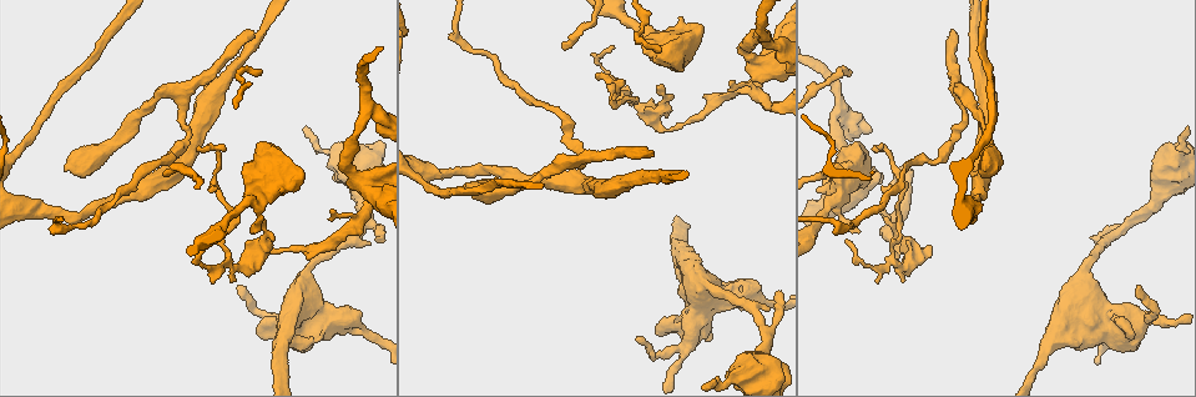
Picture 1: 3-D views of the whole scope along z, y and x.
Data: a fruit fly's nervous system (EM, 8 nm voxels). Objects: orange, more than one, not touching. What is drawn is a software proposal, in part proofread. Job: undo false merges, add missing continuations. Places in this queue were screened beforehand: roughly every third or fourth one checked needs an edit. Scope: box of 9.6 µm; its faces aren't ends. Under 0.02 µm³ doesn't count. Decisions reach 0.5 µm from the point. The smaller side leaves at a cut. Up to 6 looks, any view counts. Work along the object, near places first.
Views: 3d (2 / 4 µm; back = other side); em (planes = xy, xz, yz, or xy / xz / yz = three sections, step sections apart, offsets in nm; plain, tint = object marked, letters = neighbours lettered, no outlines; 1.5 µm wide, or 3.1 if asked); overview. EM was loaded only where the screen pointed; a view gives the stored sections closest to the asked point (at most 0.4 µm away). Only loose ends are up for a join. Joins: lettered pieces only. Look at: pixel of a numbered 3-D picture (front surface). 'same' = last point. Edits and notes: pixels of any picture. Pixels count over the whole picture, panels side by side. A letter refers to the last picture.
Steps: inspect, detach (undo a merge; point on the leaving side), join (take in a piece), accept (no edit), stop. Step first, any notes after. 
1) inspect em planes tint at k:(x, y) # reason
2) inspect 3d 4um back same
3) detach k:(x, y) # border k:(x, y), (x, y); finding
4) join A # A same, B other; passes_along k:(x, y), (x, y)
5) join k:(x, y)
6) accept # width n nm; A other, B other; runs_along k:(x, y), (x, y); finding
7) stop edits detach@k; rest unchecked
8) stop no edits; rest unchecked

inspect em xy step 8 tint at 1:(249, 232) # thin end

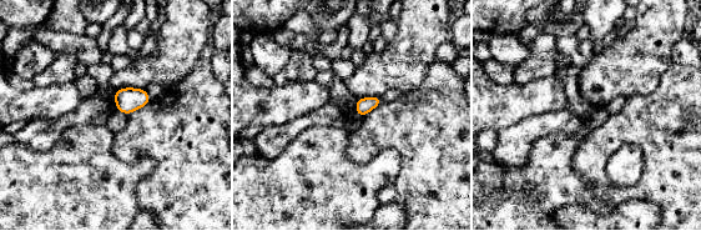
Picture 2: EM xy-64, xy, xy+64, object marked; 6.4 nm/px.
inspect em planes tint same

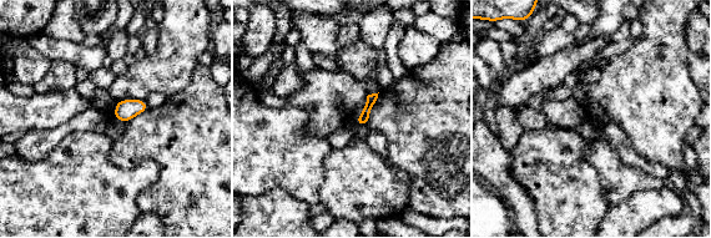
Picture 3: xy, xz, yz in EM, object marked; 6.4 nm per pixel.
inspect em planes letters same

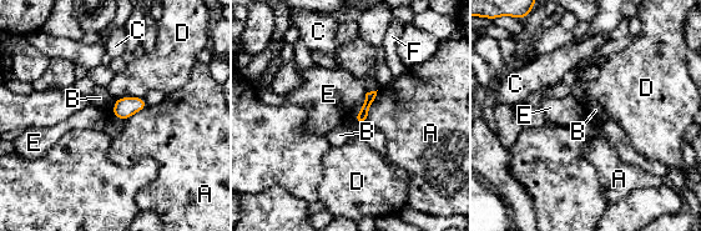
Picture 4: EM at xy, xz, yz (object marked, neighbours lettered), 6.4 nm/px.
accept # A other, B other, C other, D other, E other, F other; border 4:(116, 99), (111, 114); none of them fits

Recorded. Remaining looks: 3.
inspect 3d 2um at 1:(878, 150) # branch stops here

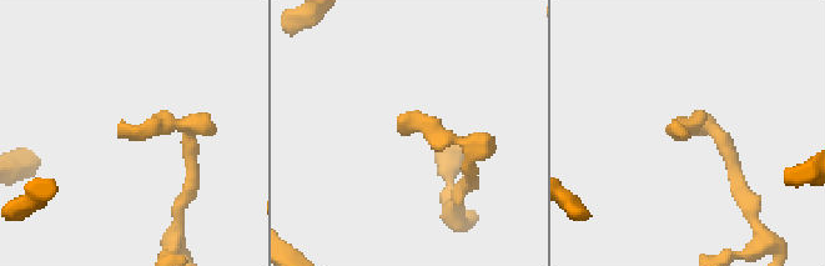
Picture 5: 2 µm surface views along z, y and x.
inspect em planes letters at 5:(686, 132) # shape alone is not enough

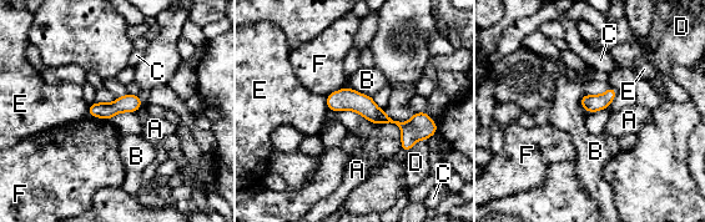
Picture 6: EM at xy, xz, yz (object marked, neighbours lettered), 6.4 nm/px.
accept # longest_contact B 180 nm; A other, B other, C other, D other, E other, F other; none of them fits

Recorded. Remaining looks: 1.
inspect em planes letters at 1:(432, 172) # three arms meet

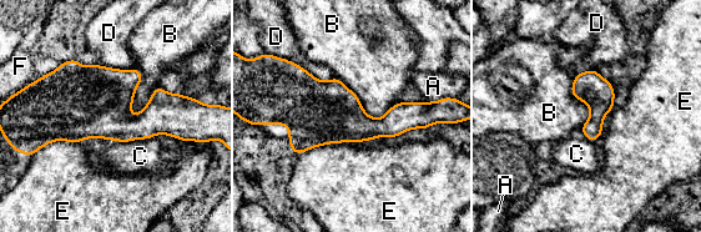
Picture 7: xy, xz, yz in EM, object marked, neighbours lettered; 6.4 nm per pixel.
accept # A other, B other, C other, D other, E other, F other; border 7:(137, 67), (142, 80), (134, 117); continuous, no second neuron

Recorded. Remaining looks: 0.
stop no edits; rest unchecked

